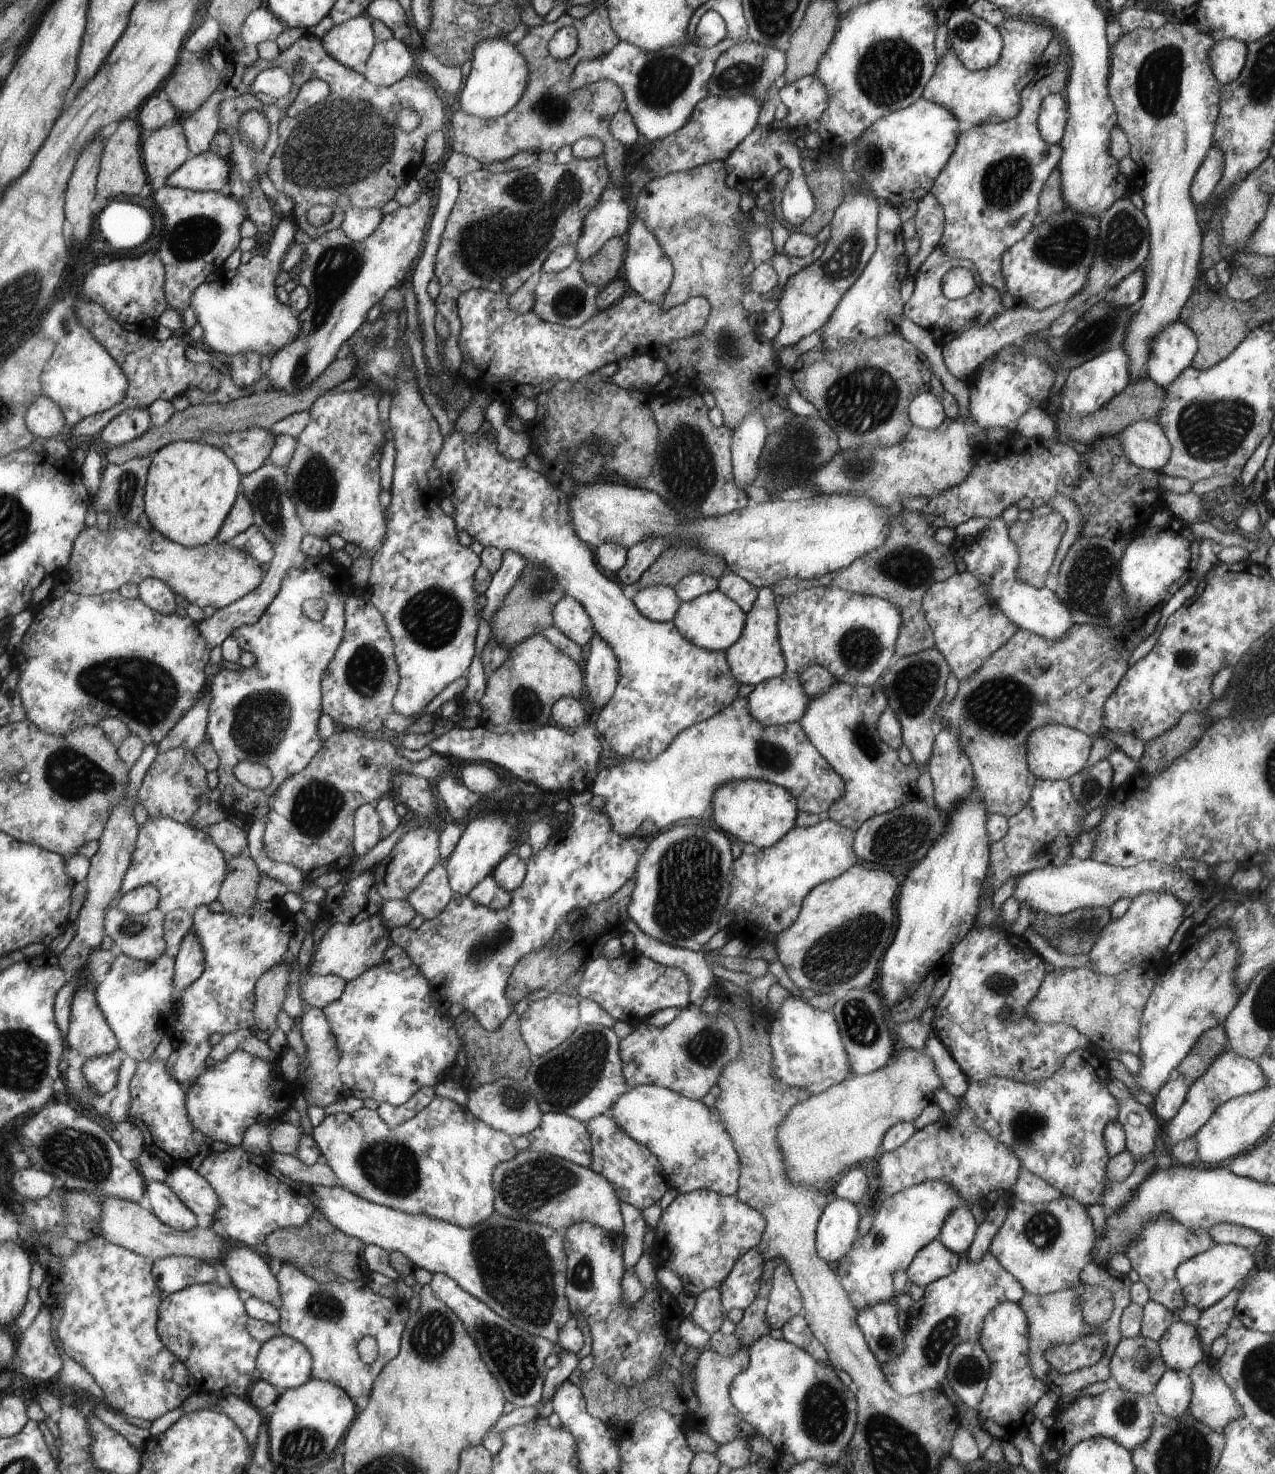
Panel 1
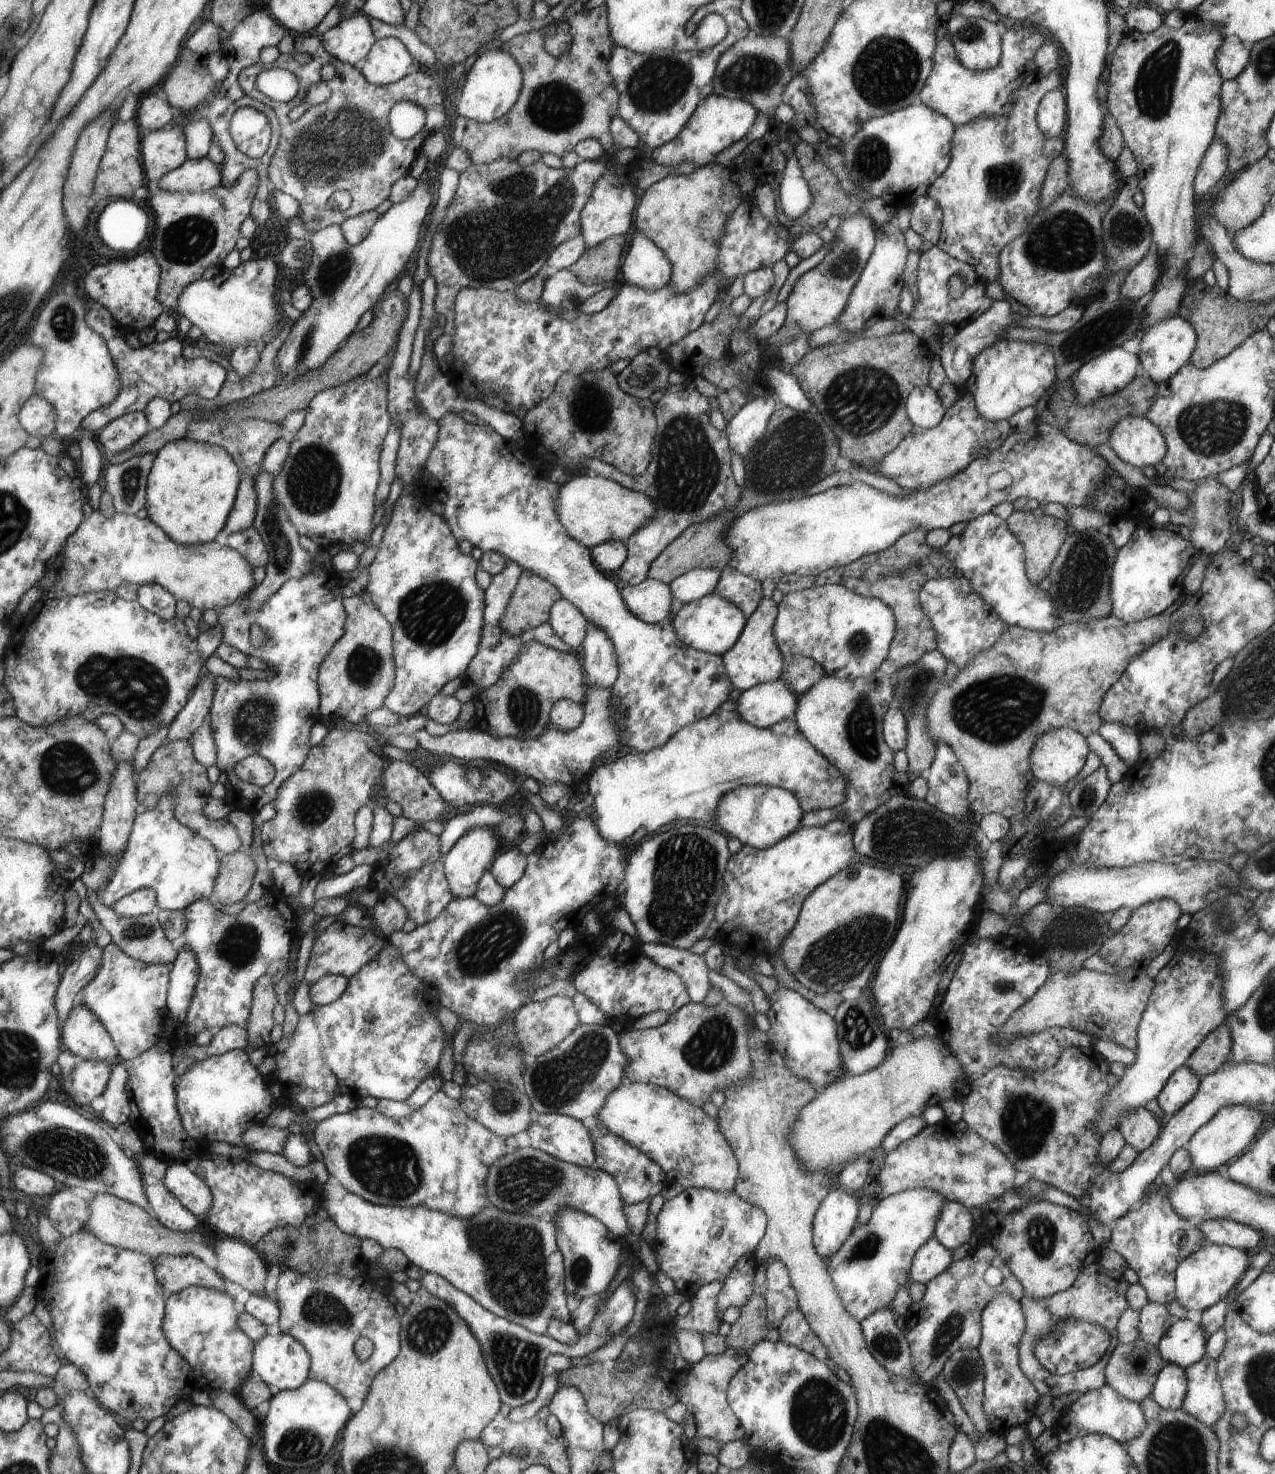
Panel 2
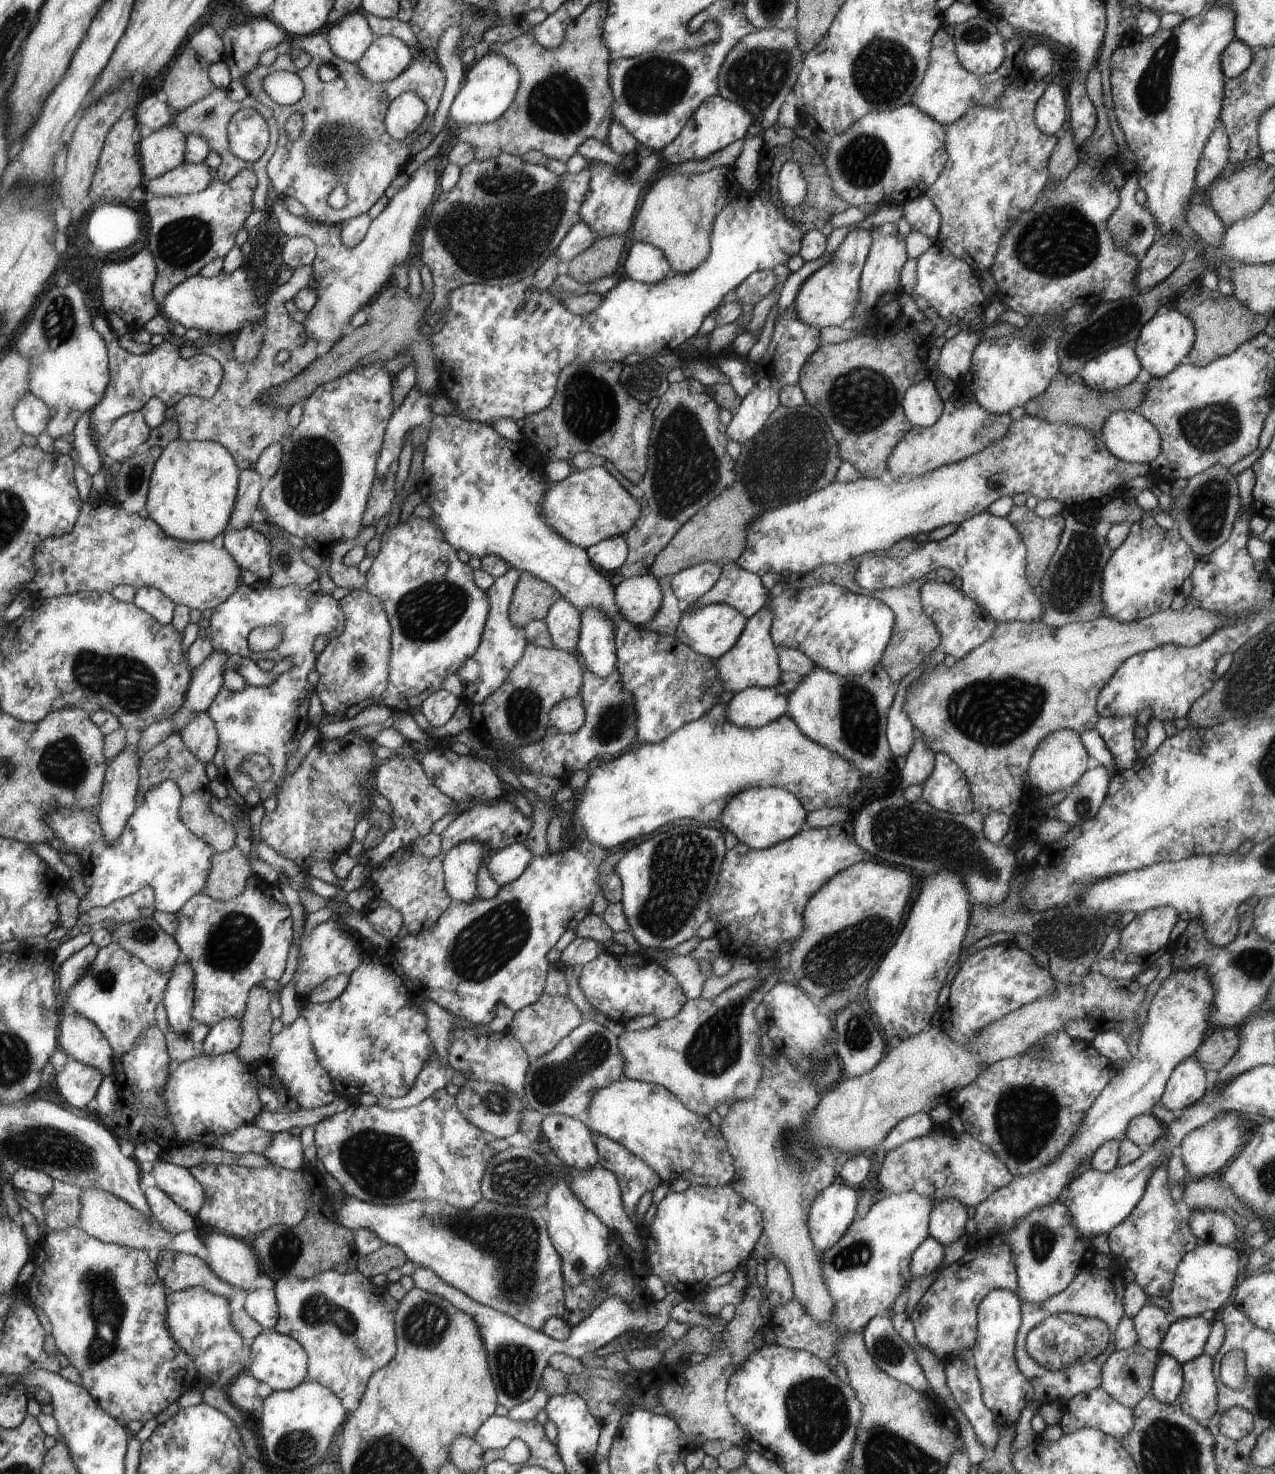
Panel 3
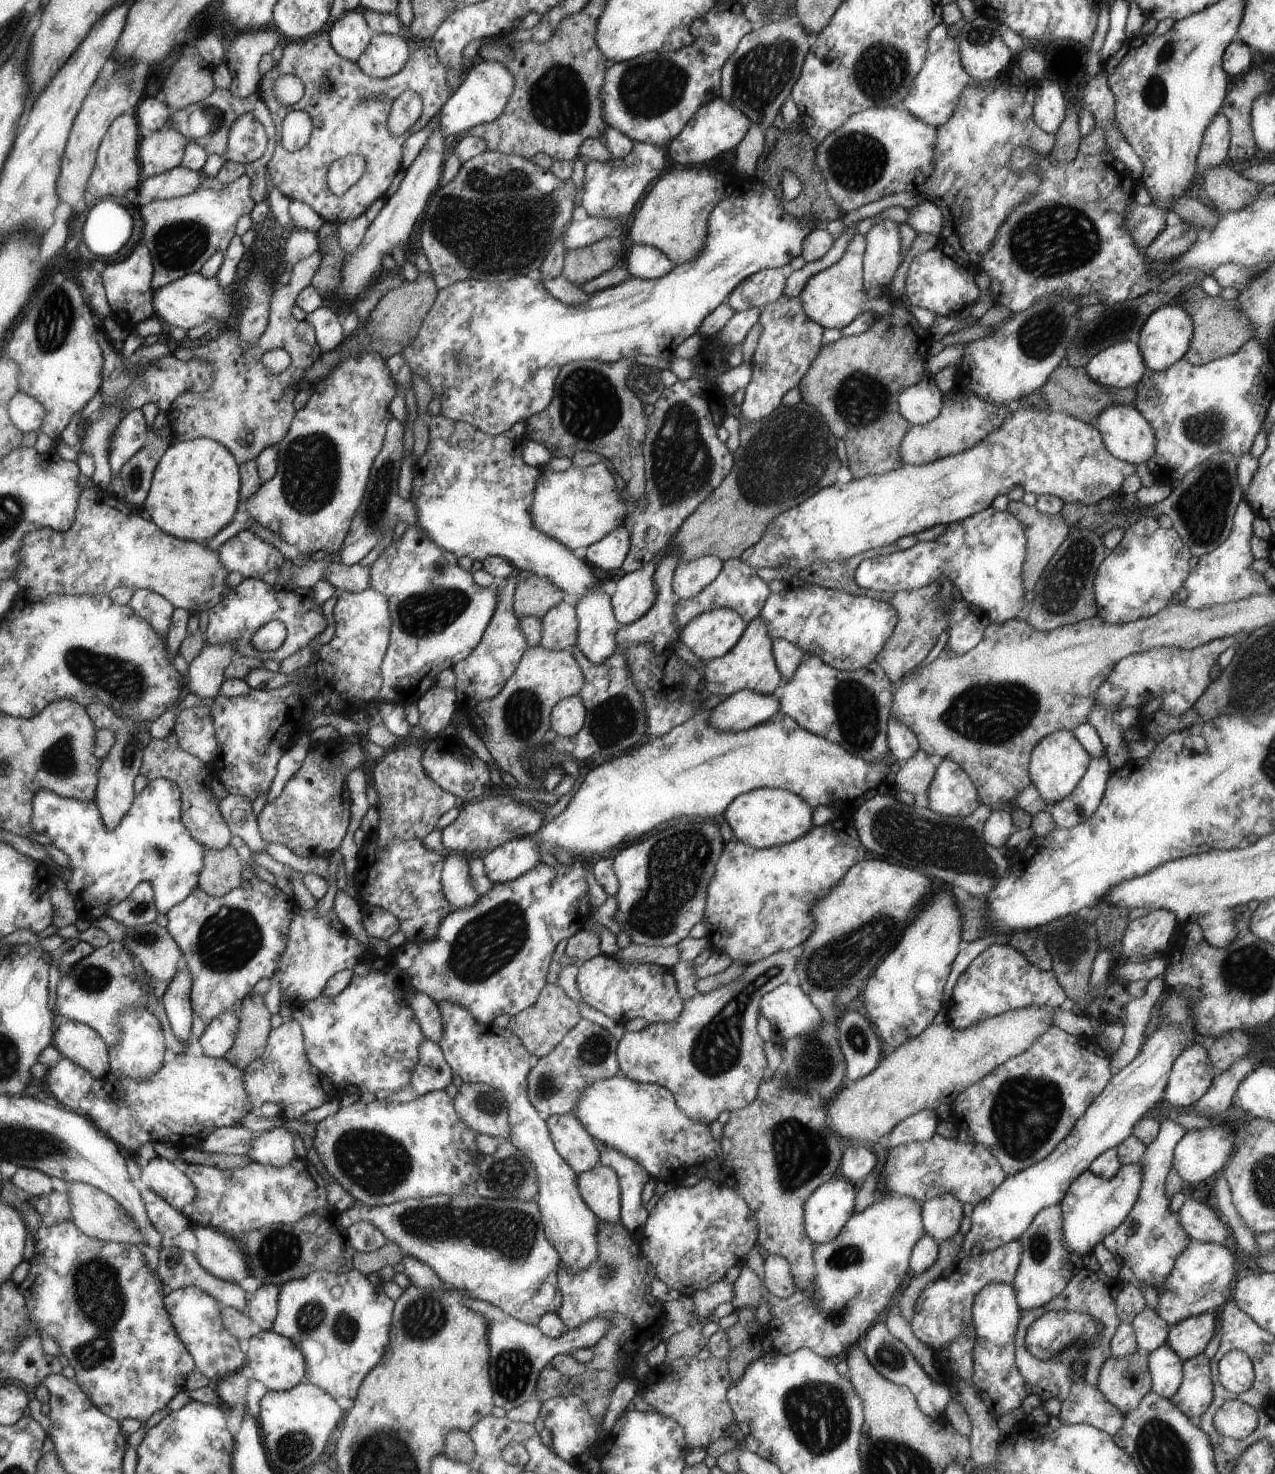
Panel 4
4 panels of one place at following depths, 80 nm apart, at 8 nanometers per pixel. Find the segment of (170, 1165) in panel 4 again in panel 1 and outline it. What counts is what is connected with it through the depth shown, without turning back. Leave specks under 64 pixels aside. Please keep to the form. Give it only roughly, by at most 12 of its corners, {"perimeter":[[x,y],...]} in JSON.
{"perimeter":[[190,1166],[169,1171],[170,1185],[196,1216],[214,1216],[220,1201]]}

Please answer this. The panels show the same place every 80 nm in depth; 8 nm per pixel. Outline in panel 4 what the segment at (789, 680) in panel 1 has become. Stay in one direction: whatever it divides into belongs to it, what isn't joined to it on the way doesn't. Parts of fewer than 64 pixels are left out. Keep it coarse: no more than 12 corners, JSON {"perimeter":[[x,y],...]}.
{"perimeter":[[744,689],[717,704],[709,723],[745,731],[781,710],[773,694]]}

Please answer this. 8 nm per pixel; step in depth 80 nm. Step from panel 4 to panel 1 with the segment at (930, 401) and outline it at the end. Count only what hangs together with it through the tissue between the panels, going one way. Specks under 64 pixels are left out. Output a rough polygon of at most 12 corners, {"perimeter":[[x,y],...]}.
{"perimeter":[[929,390],[912,399],[913,426],[938,428],[946,417],[941,399]]}

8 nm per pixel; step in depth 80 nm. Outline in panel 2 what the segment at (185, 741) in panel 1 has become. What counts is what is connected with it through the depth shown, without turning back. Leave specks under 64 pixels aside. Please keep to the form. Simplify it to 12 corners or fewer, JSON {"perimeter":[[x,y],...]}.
{"perimeter":[[204,671],[163,744],[189,741],[210,715],[215,676]]}

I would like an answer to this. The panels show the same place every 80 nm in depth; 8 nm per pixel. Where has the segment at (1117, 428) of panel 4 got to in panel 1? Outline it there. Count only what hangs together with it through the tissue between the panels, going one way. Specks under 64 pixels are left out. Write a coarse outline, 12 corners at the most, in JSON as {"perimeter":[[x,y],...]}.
{"perimeter":[[1136,421],[1118,436],[1125,457],[1158,473],[1172,447],[1158,422]]}

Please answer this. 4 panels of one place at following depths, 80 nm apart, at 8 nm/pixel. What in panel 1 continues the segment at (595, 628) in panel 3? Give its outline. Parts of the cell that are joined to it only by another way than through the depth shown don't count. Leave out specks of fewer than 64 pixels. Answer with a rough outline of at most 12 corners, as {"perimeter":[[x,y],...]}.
{"perimeter":[[598,634],[585,651],[588,702],[596,713],[619,684],[619,659]]}

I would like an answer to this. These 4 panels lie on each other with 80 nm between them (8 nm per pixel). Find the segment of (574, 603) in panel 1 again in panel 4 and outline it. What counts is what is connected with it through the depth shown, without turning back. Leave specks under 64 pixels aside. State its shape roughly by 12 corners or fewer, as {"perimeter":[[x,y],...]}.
{"perimeter":[[559,602],[542,618],[541,646],[578,643],[577,610]]}

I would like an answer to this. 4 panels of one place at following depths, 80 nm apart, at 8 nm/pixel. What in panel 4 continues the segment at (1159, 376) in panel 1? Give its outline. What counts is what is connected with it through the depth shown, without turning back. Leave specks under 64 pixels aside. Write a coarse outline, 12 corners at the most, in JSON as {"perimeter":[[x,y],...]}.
{"perimeter":[[1175,301],[1153,312],[1136,343],[1164,372],[1188,352],[1193,320]]}

